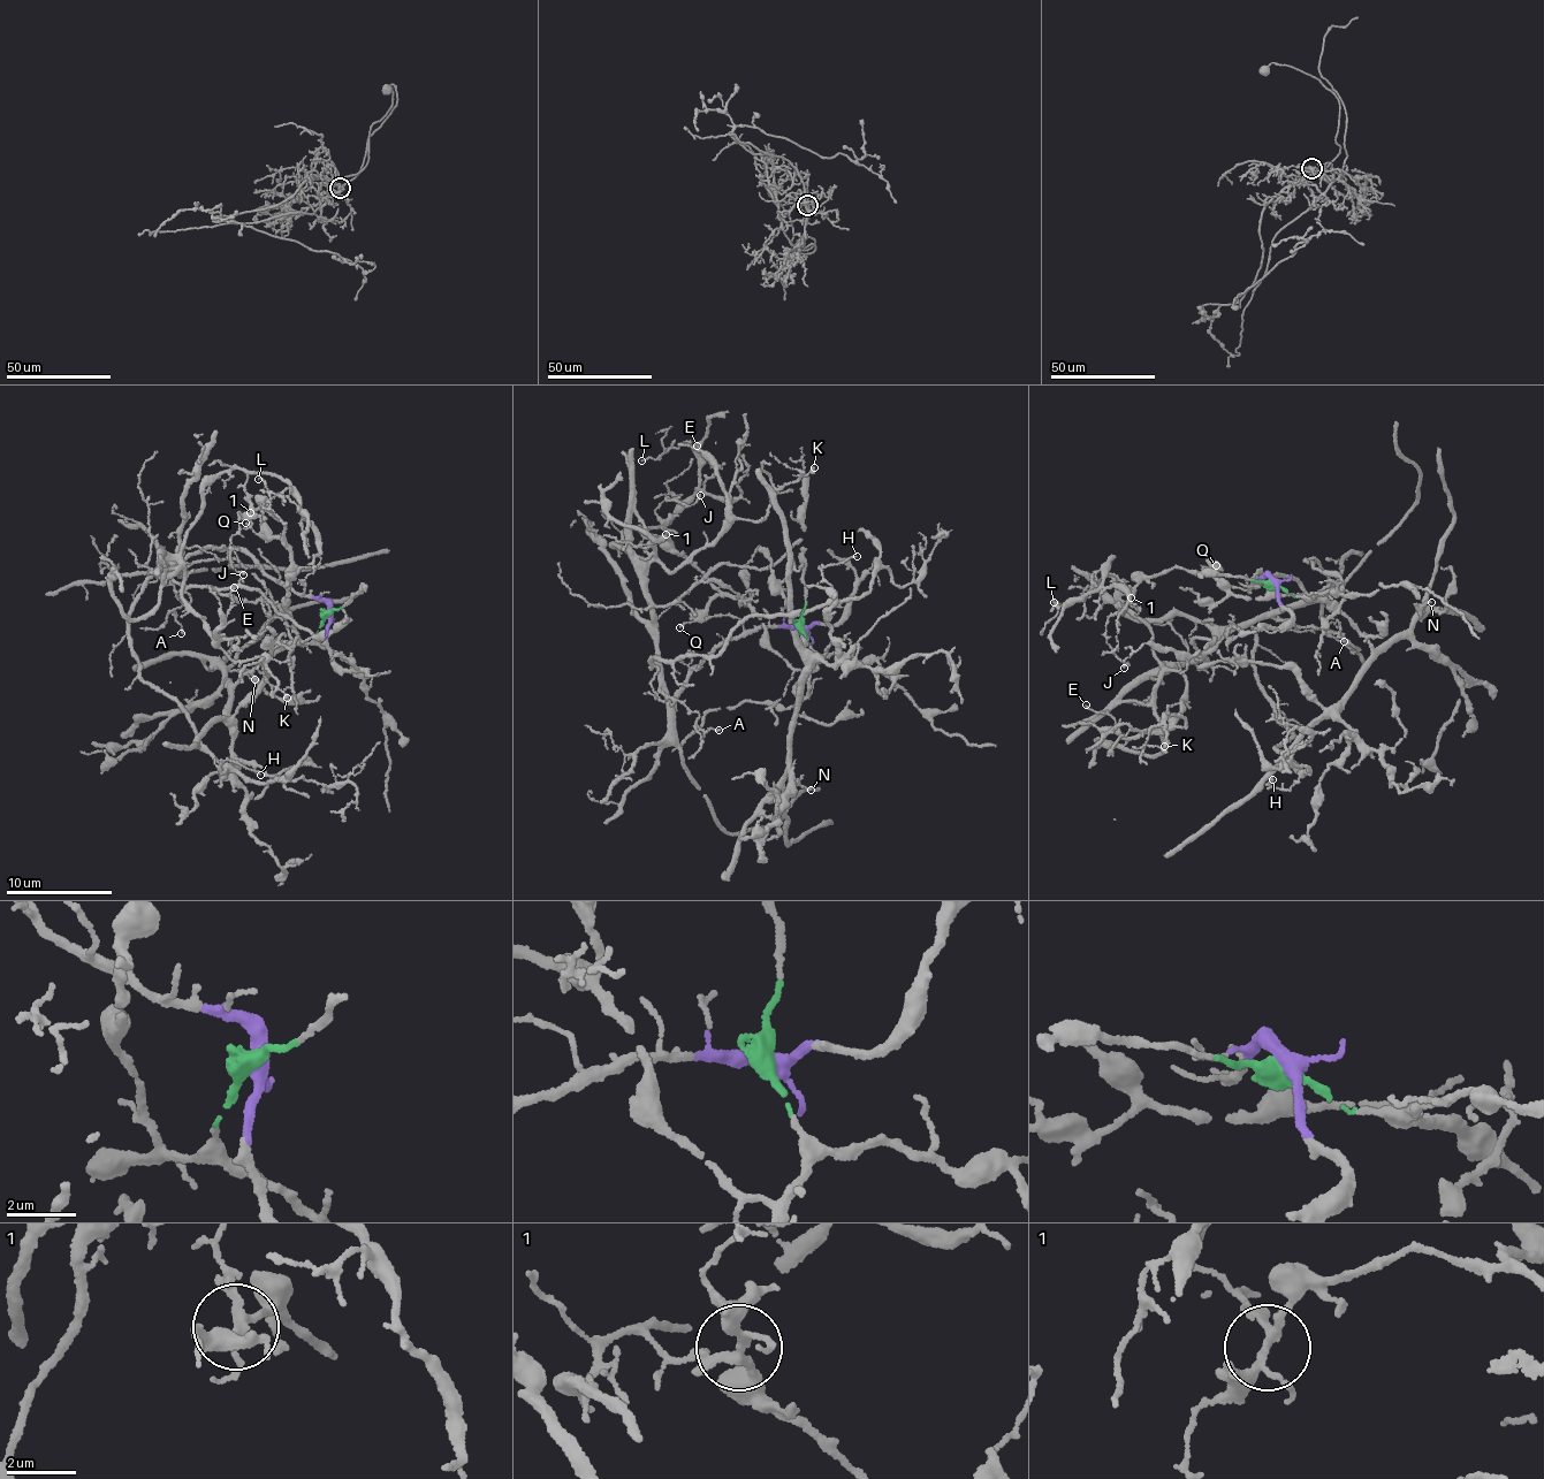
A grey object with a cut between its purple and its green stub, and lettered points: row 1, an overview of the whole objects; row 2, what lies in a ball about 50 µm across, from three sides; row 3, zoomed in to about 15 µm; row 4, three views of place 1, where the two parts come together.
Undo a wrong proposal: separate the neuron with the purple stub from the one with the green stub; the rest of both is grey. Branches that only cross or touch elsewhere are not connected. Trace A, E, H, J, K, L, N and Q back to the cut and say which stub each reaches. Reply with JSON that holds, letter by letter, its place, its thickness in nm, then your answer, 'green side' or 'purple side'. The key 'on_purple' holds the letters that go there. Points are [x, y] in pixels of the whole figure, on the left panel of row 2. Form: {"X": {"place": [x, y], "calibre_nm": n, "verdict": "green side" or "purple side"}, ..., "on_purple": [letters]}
{"A": {"place": [181, 633], "calibre_nm": 120, "verdict": "purple side"}, "E": {"place": [234, 587], "calibre_nm": 110, "verdict": "purple side"}, "H": {"place": [260, 775], "calibre_nm": 120, "verdict": "purple side"}, "J": {"place": [243, 574], "calibre_nm": 150, "verdict": "green side"}, "K": {"place": [287, 698], "calibre_nm": 220, "verdict": "purple side"}, "L": {"place": [258, 479], "calibre_nm": 110, "verdict": "purple side"}, "N": {"place": [255, 679], "calibre_nm": 130, "verdict": "green side"}, "Q": {"place": [245, 523], "calibre_nm": 130, "verdict": "green side"}, "on_purple": ["A", "E", "H", "K", "L"]}

